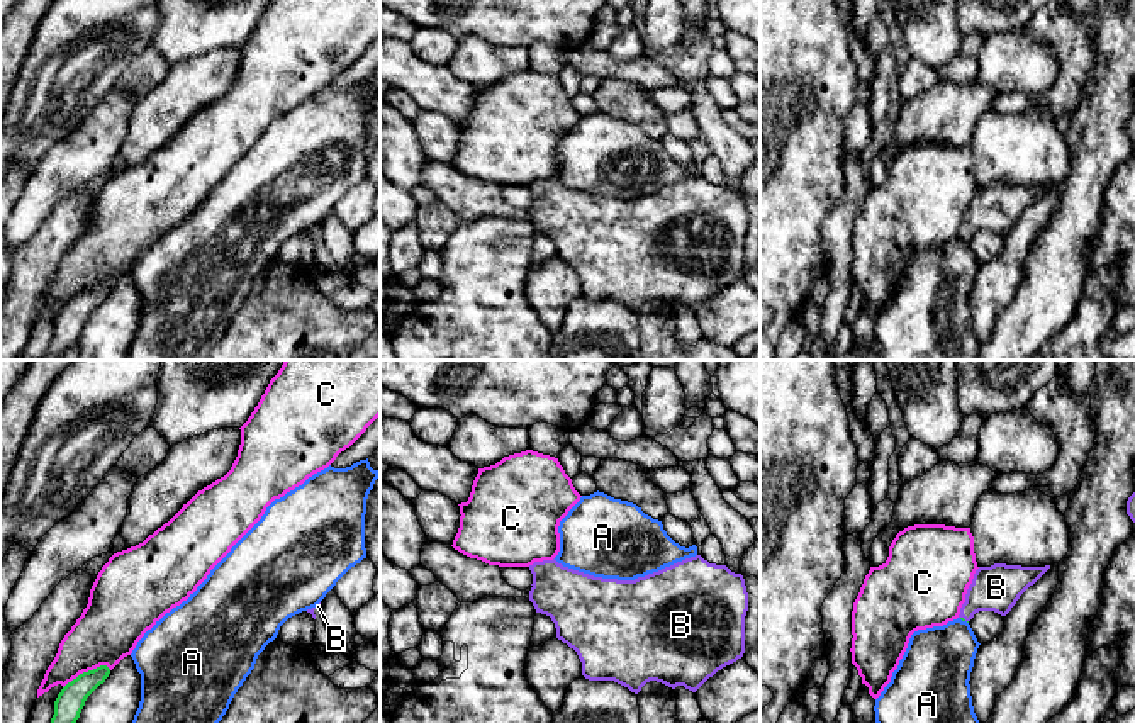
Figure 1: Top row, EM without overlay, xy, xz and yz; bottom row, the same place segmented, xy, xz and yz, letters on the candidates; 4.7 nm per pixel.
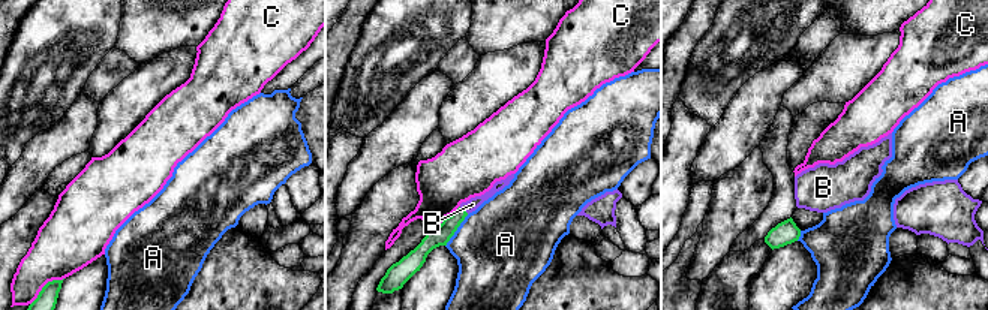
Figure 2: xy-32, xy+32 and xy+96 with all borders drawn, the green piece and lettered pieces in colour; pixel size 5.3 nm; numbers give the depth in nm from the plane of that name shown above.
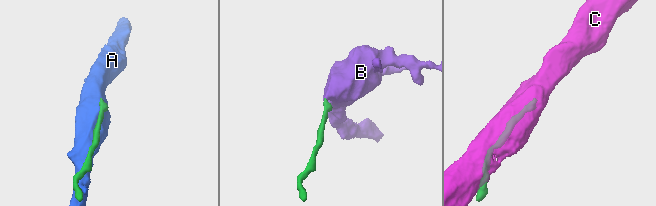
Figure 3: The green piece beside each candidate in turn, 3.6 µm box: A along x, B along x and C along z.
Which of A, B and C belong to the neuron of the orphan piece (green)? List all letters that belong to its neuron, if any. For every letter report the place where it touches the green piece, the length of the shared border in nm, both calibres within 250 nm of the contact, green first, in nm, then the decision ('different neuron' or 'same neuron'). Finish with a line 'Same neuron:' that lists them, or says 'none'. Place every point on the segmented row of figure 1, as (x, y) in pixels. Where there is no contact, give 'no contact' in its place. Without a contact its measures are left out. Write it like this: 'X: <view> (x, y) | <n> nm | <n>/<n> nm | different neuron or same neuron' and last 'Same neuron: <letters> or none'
A: yz (964, 620) | 50 nm | 20/320 nm | different neuron
B: yz (962, 618) | 50 nm | 20/220 nm | same neuron
C: xy (89, 671) | 240 nm | 140/300 nm | different neuron
Same neuron: B

